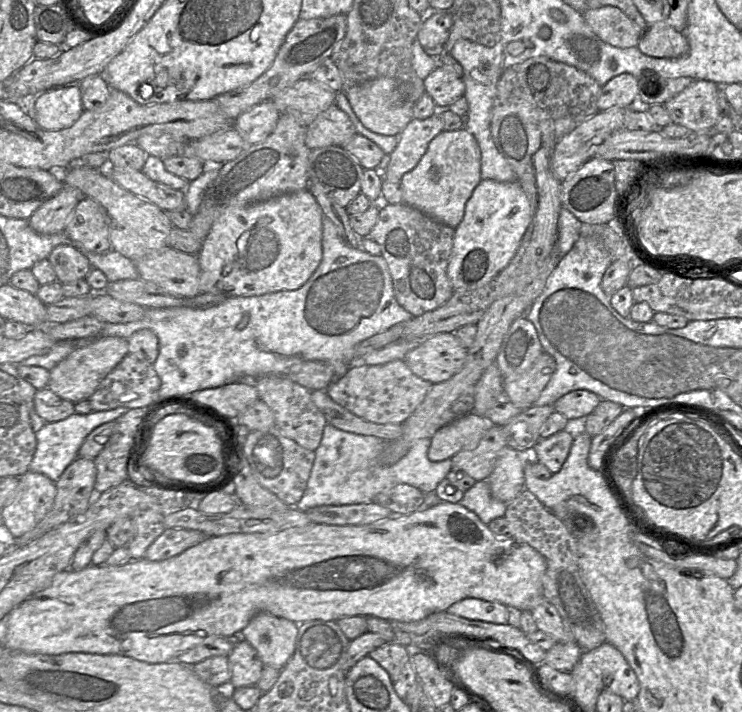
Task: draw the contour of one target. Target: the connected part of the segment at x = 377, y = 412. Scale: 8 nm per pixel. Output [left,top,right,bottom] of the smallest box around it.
[325,360,431,424]

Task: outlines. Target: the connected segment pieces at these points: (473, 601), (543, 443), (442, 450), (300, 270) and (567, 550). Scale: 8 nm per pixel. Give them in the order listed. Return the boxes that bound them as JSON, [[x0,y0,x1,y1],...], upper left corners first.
[[446,598,508,624],[531,419,583,474],[430,412,490,461],[197,189,323,298],[504,489,605,651]]

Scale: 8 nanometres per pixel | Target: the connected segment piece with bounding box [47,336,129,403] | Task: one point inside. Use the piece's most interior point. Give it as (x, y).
(75, 378)

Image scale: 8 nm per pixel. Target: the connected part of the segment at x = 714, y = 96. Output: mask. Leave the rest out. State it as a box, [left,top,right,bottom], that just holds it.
[664,80,724,132]

